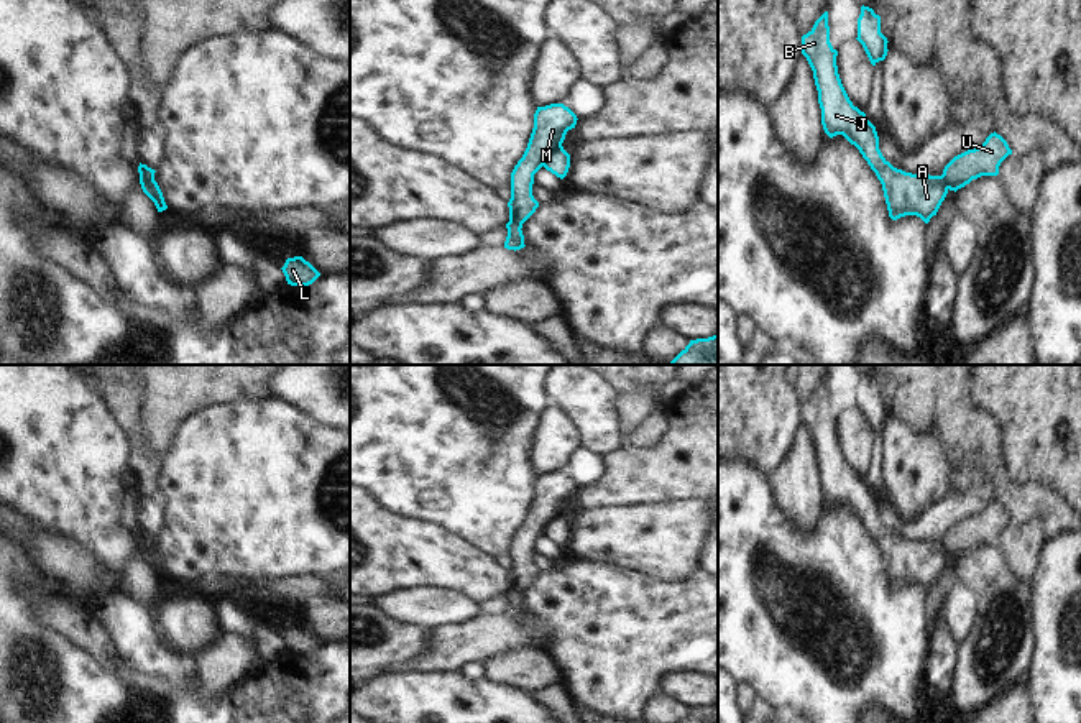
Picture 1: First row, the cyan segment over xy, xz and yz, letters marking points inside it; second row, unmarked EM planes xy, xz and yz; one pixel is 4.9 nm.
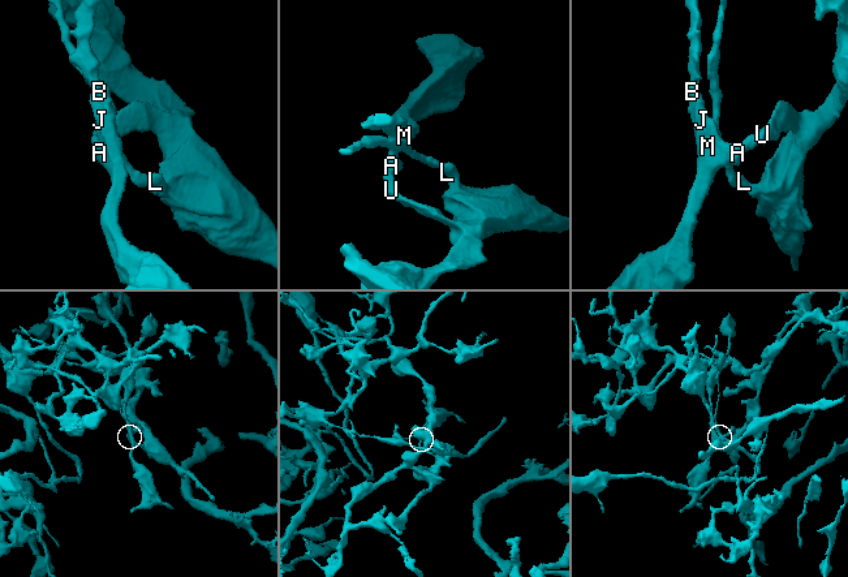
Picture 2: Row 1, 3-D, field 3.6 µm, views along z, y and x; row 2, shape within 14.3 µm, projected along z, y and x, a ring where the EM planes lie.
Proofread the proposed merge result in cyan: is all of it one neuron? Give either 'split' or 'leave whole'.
split

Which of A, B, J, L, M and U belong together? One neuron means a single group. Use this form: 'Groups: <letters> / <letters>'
Groups: A B J M / L U.

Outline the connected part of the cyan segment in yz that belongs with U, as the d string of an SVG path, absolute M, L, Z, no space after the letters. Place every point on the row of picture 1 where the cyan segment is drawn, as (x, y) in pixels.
M991 133L982 145L954 156L943 169L946 189L958 191L981 176L997 176L1000 163L1012 154L1007 141Z

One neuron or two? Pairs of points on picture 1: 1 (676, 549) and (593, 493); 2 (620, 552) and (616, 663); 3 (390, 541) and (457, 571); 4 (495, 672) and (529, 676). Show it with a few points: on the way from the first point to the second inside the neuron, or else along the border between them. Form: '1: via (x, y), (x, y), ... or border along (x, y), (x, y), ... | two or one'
1: border along (651, 503), (623, 503), (580, 510) | two
2: border along (582, 559), (621, 566), (656, 580) | two
3: via (406, 552), (441, 559) | one
4: via (503, 672), (521, 672) | one

